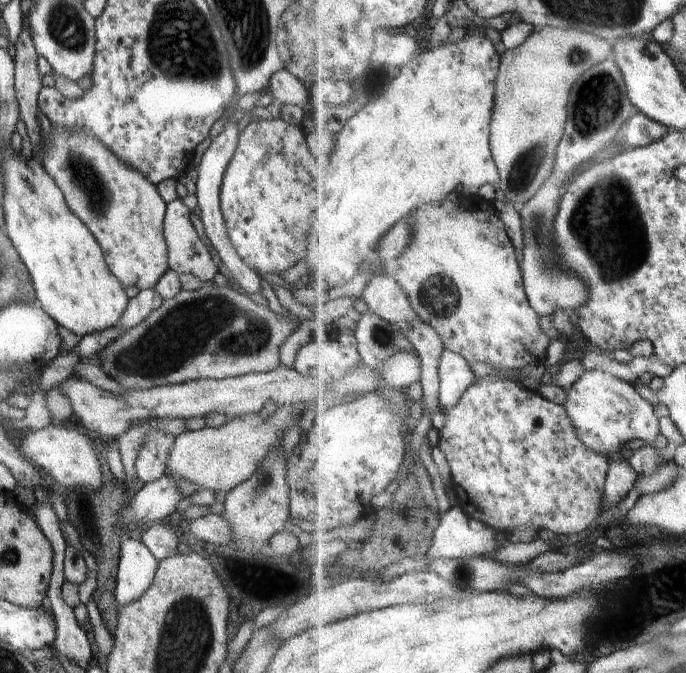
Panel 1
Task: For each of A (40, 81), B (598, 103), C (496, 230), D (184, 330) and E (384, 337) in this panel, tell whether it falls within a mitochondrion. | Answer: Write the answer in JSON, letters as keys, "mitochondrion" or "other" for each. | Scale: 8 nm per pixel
{"A":"other","B":"mitochondrion","C":"other","D":"mitochondrion","E":"mitochondrion"}

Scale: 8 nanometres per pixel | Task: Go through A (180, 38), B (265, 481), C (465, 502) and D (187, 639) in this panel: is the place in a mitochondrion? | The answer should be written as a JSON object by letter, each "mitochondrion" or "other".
{"A":"mitochondrion","B":"mitochondrion","C":"other","D":"mitochondrion"}

